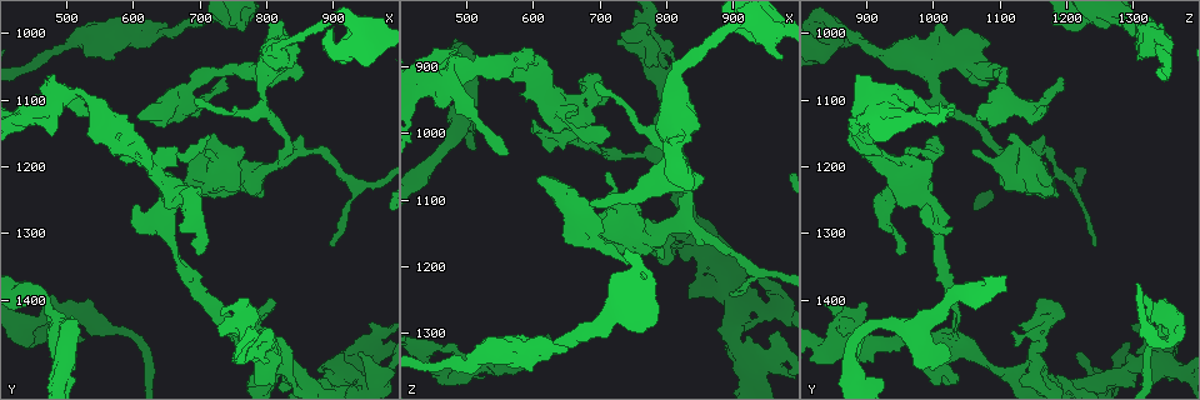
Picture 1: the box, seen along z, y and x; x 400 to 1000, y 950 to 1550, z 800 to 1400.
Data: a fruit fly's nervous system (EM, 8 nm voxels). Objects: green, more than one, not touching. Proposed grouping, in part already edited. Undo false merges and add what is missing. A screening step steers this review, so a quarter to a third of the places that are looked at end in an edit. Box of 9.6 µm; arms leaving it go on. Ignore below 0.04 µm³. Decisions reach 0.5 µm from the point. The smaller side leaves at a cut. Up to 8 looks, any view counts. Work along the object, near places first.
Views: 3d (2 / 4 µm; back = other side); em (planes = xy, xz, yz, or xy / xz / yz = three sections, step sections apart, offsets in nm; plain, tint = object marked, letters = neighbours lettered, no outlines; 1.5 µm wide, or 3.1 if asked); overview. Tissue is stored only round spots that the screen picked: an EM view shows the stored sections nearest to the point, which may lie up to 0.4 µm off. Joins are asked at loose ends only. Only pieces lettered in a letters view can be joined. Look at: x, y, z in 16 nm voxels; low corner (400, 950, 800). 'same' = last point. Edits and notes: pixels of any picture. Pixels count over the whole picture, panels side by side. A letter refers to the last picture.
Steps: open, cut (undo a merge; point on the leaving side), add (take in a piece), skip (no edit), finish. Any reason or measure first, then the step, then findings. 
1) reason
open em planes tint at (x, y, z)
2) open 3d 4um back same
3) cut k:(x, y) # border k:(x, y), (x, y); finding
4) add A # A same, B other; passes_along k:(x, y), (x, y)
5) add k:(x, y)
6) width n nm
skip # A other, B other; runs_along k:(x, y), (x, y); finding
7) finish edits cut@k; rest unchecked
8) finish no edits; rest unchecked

open em planes letters at (725, 1435, 1035)

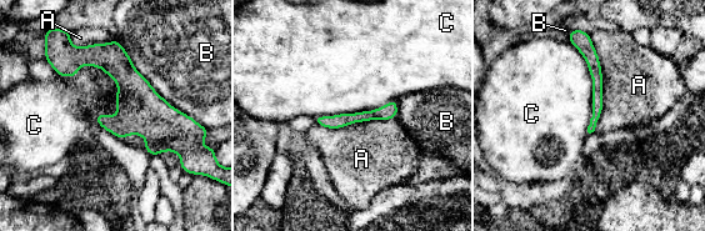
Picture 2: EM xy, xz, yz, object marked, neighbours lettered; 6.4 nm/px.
skip # A other, B other, C other; runs_along 2:(53, 53), (104, 56), (161, 147); no lettered piece goes on from it

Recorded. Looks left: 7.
a narrow waist
open 3d 4um at (470, 1400, 1020)

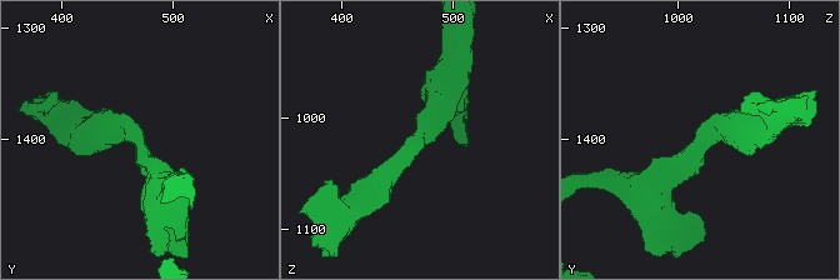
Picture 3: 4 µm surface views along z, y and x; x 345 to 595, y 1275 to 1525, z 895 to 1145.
arm_widths 360, 360 nm; now the EM
open em planes tint at (470, 1400, 1020)

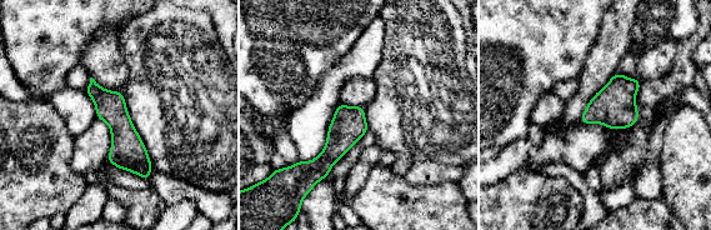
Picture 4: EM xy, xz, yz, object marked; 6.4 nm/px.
open em planes letters same

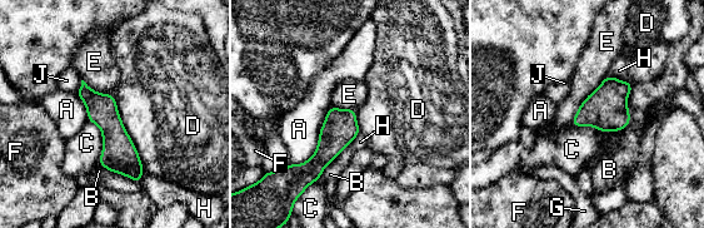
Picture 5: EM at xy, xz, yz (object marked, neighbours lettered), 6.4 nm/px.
longest_contact D 500 nm
skip # A other, B other, C other, D other, E other, F other, G other, H other, J other; runs_along 5:(84, 87), (138, 178); all the same neuron

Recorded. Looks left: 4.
open 3d 4um at (605, 1125, 1070)

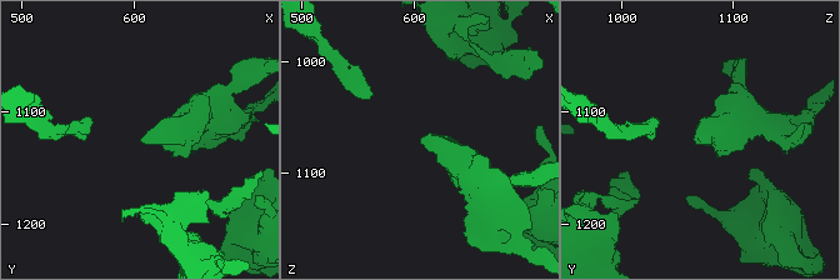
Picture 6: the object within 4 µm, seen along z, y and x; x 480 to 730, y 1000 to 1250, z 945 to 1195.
now the EM
open em yz step 8 letters at (606, 1126, 1070)

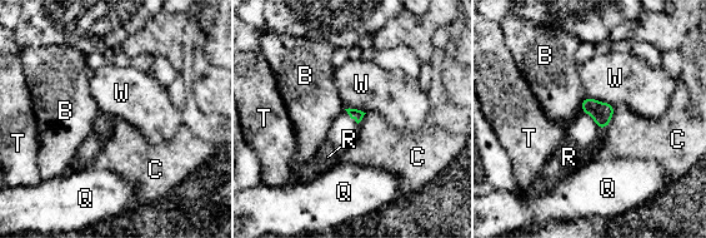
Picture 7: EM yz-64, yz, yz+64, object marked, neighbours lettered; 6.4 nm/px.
longest_contact W 220 nm
add R # B other, C other, Q other, R same, T other, W other; the neuron continues

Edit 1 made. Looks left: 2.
finish edits add@7; rest unchecked

